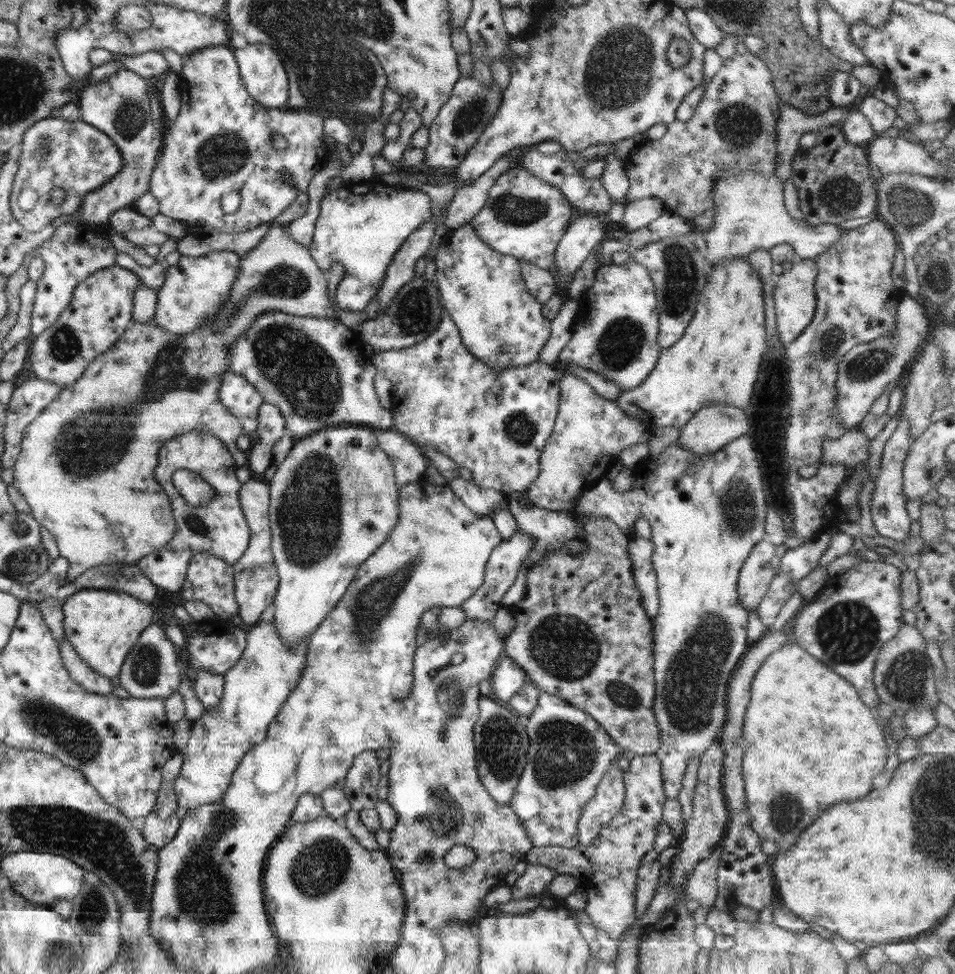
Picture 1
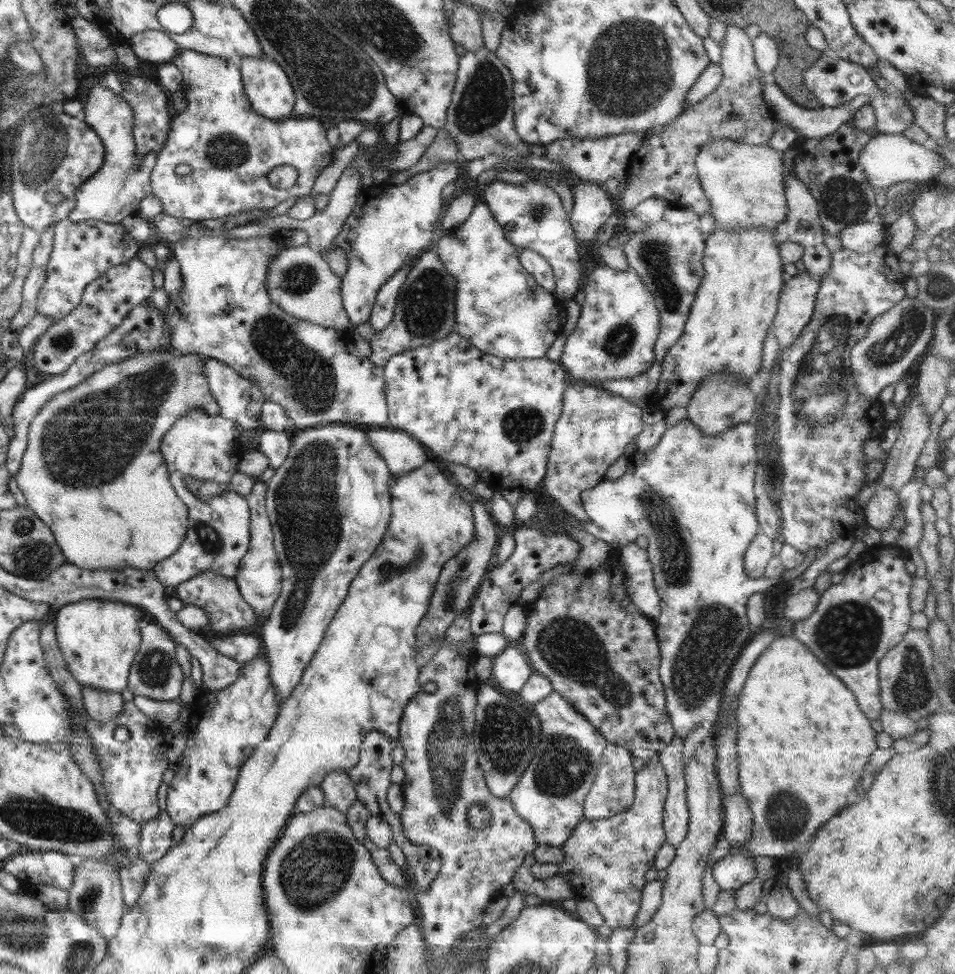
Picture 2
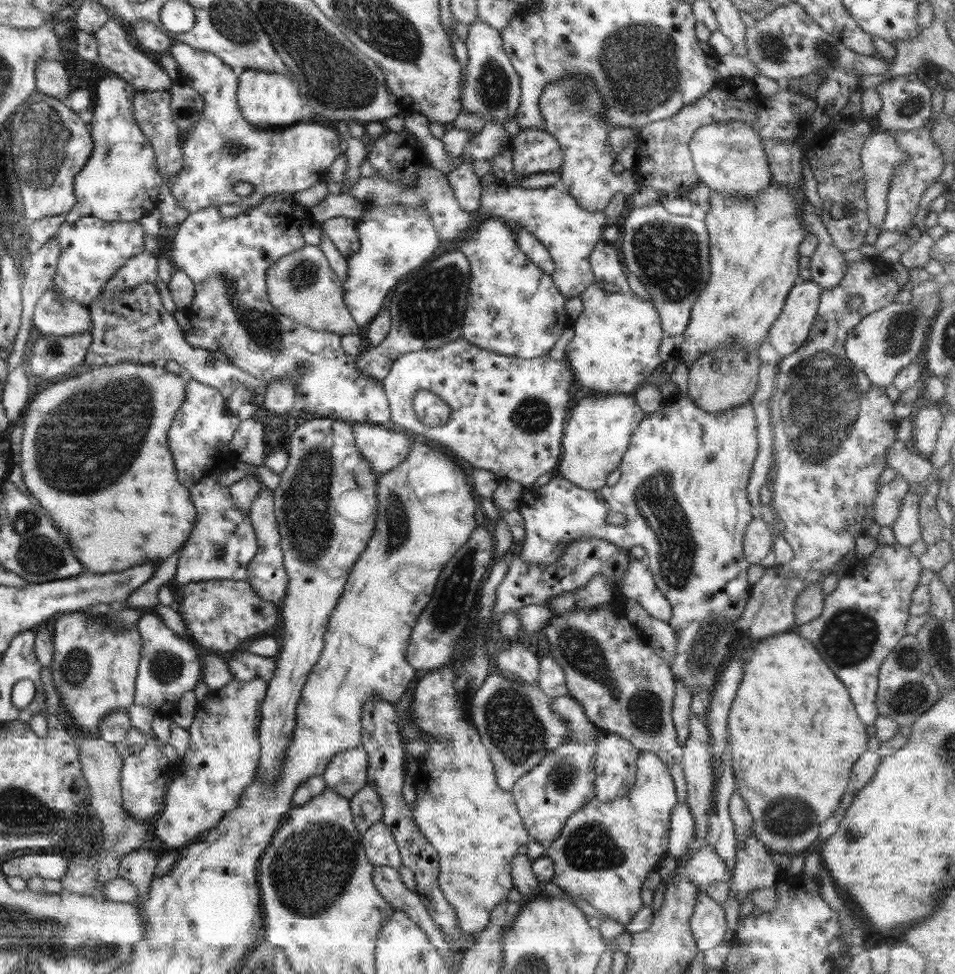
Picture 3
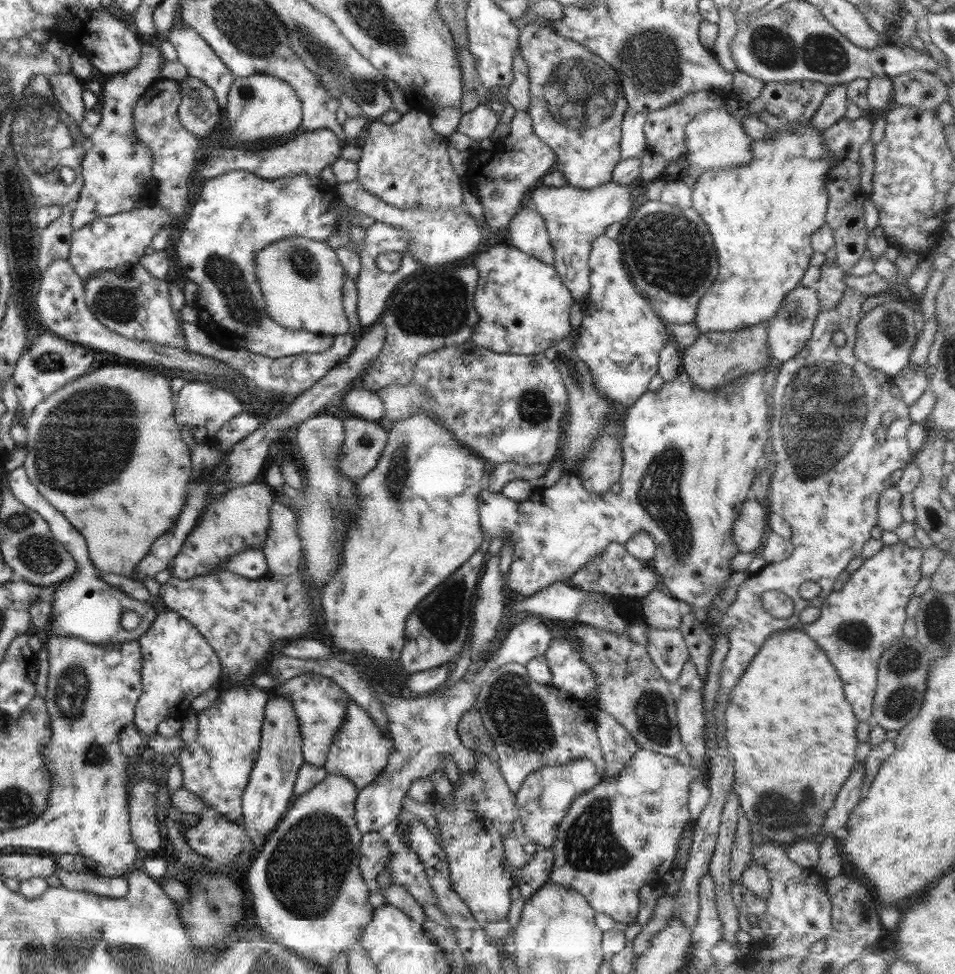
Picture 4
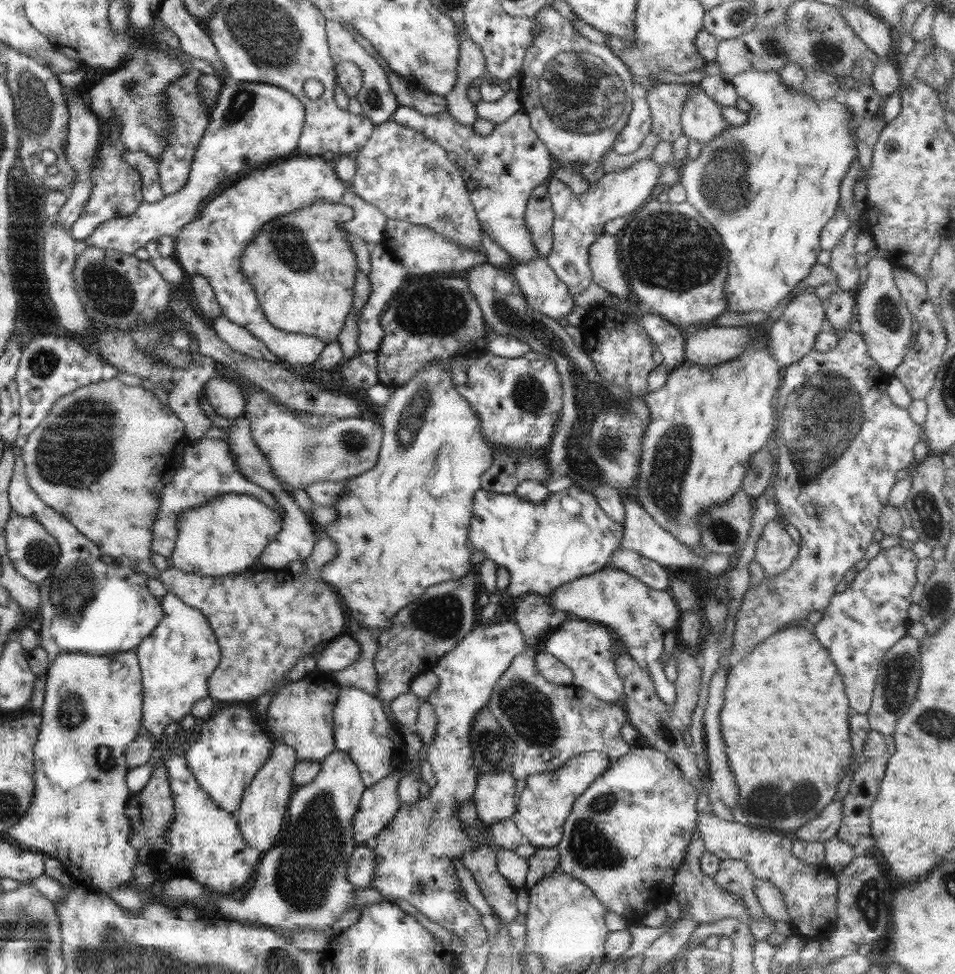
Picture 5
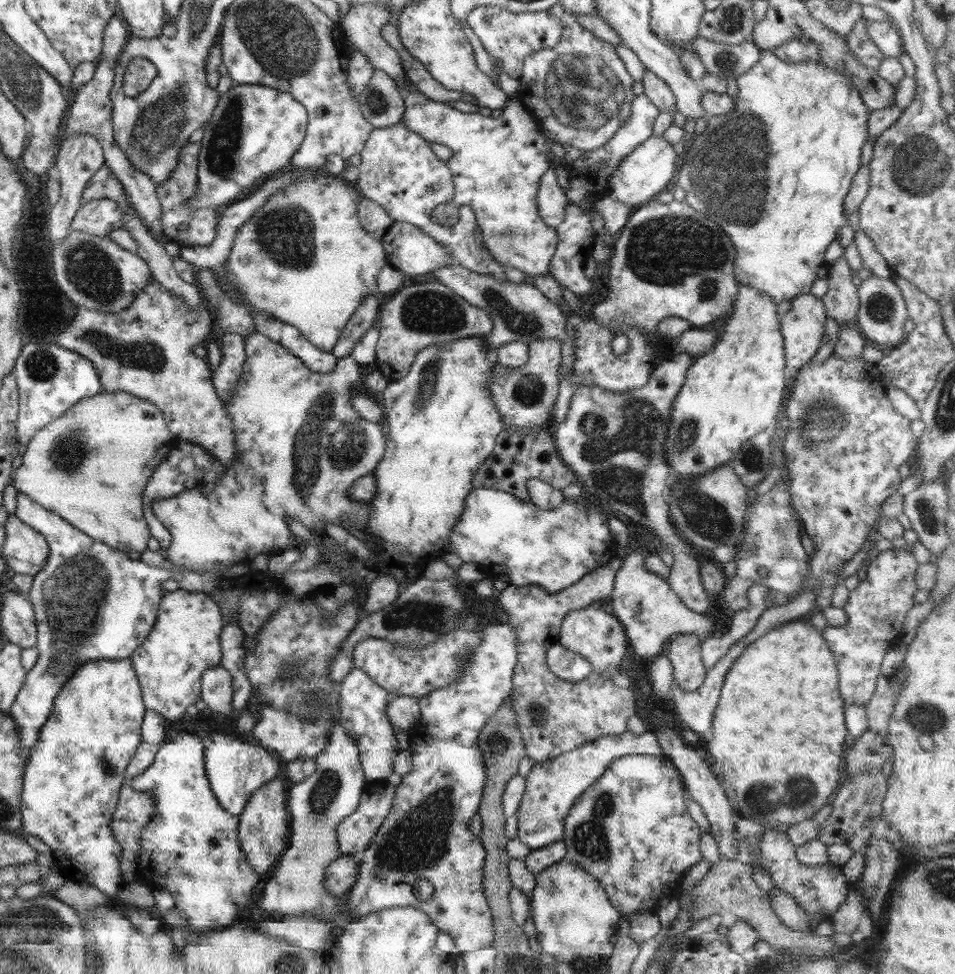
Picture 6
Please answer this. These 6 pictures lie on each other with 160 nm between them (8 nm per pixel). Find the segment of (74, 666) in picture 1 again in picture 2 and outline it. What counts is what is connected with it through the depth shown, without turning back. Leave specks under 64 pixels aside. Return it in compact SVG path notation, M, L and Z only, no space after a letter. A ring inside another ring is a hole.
M81 686L81 697L87 715L98 724L106 724L122 712L124 701L120 693Z

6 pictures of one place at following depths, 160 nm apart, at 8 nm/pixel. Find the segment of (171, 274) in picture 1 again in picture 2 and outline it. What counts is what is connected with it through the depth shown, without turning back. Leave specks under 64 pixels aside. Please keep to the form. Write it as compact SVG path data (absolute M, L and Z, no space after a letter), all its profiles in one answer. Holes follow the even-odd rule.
M195 221L182 234L182 239L170 246L173 258L180 265L183 282L179 303L169 304L166 310L161 310L165 331L170 330L171 348L182 355L196 353L231 366L238 375L258 385L266 401L280 404L294 420L295 430L301 431L328 422L346 422L351 426L350 422L356 422L386 427L388 409L383 367L374 366L369 358L358 358L348 352L350 332L297 319L284 312L269 297L265 287L268 265L282 249L273 237L231 239L229 232L211 230Z

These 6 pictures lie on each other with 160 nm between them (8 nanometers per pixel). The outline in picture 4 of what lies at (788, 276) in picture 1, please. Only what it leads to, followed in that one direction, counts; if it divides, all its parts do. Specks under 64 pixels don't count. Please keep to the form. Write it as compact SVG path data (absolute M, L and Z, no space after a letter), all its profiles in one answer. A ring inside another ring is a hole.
M800 285L791 290L782 301L778 312L769 320L769 327L767 328L769 354L782 362L795 357L807 345L821 308L821 302L815 287L810 288Z

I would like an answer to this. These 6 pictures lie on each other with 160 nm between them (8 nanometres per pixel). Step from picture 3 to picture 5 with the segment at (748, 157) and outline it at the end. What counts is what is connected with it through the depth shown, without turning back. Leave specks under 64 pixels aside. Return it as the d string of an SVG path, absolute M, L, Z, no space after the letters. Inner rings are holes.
M698 83L688 85L691 92L682 107L681 128L689 140L704 146L720 137L729 125L720 114L720 105L708 97Z

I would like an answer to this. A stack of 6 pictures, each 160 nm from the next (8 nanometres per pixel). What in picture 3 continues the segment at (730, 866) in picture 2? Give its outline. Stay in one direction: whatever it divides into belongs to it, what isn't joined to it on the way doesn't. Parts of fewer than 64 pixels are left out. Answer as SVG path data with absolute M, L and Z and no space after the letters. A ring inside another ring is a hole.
M707 842L702 843L698 849L694 849L692 857L666 878L665 886L678 875L689 878L698 888L702 889L712 882L731 880L724 860L717 855L714 846Z

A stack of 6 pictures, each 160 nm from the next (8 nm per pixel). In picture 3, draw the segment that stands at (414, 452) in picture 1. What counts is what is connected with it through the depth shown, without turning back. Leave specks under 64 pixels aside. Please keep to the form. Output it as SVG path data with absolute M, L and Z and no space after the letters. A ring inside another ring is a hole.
M356 424L353 433L356 448L378 476L402 464L413 445L413 437L408 433L380 428L378 425Z

